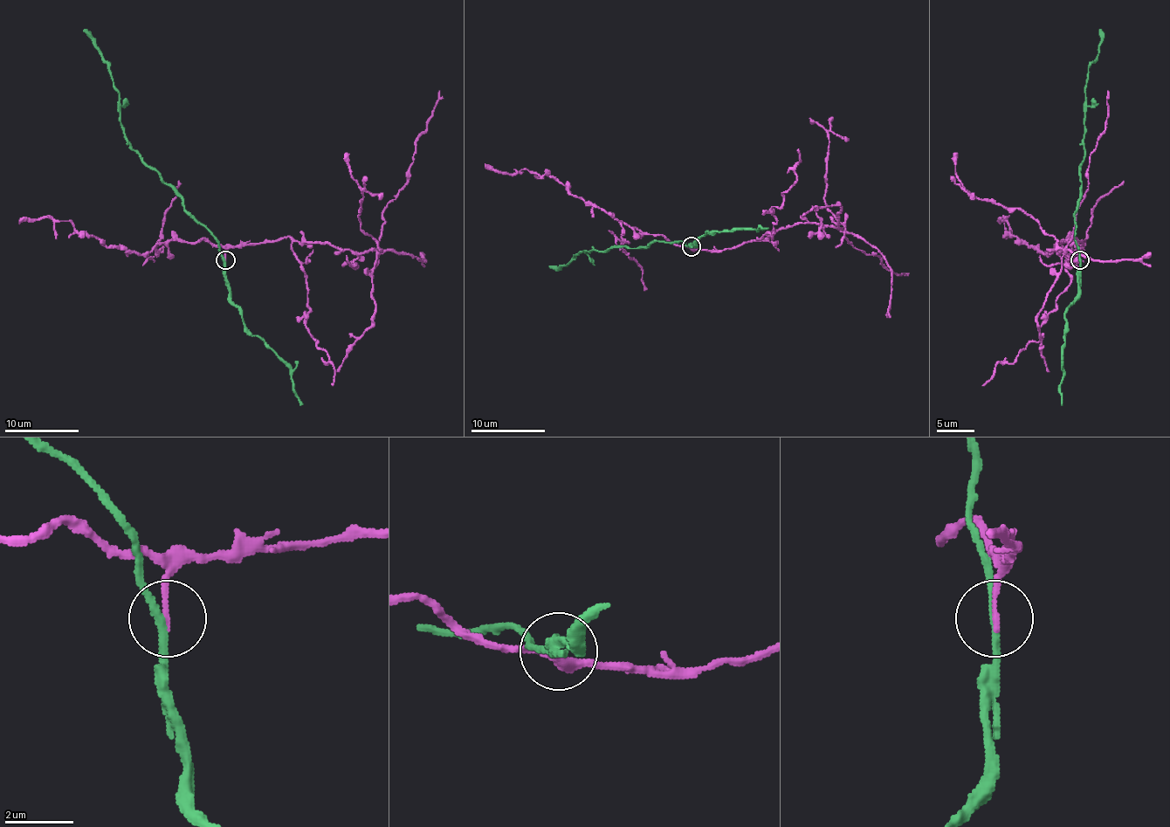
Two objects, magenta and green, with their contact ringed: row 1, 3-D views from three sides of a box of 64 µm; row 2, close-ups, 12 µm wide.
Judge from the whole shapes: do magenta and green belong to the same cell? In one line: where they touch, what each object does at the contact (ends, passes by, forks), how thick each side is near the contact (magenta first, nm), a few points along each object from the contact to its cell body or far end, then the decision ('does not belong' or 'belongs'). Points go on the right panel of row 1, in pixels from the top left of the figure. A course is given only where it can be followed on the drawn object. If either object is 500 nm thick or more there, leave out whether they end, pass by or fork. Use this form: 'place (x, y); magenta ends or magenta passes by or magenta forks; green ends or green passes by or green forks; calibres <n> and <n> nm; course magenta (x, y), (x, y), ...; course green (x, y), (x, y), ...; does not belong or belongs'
place (1080, 259); magenta ends; green passes by; calibres 170 and 200 nm; course magenta (1080, 259), (1083, 244), (1075, 237), (1056, 246), (1060, 251), (1073, 233), (1090, 154), (1106, 127), (1108, 90); course green (1080, 259), (1075, 239), (1075, 211), (1080, 196), (1088, 70), (1098, 53), (1098, 29); does not belong

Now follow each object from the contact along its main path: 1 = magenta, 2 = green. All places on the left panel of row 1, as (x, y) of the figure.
1: (226, 259), (235, 246), (284, 237), (373, 250), (382, 211), (404, 185), (440, 90)
2: (224, 259), (216, 239), (131, 148), (120, 121), (118, 90), (111, 70), (93, 38), (85, 29)

